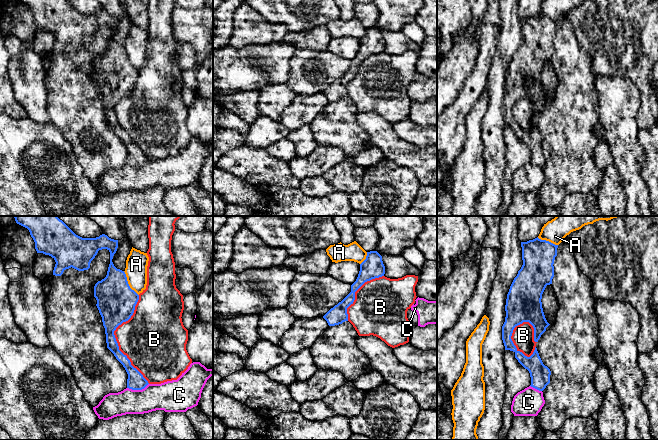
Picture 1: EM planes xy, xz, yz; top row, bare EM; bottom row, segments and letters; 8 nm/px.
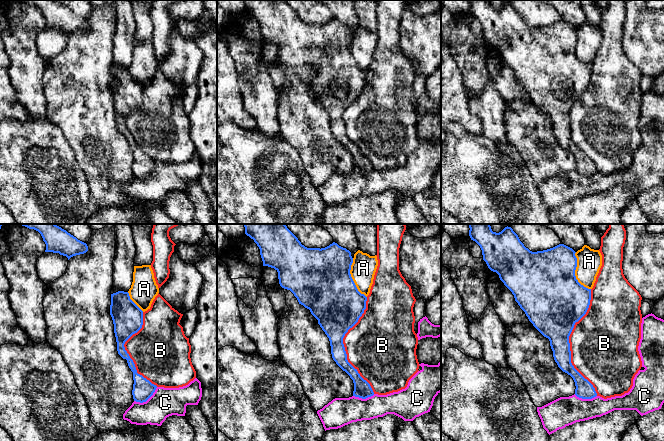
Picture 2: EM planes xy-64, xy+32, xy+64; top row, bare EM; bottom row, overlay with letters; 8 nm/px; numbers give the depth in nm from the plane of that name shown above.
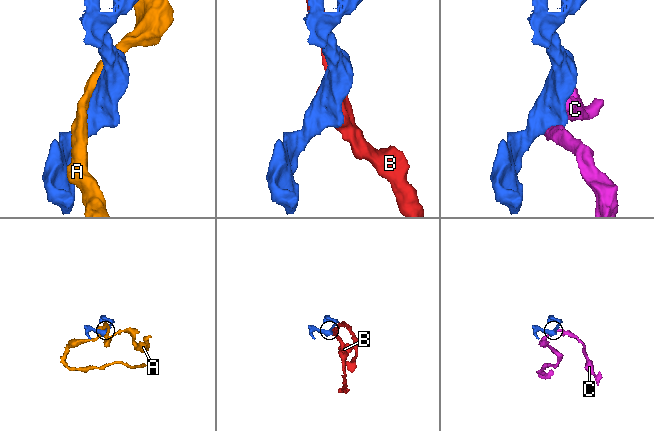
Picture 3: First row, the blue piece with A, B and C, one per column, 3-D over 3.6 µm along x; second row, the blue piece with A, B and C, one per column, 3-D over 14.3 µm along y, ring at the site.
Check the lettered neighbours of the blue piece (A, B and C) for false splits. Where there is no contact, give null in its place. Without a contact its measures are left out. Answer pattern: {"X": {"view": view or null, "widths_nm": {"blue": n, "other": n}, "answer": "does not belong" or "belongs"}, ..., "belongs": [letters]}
{"A": {"view": "xy", "widths_nm": {"blue": 320, "other": 180}, "answer": "does not belong"}, "B": {"view": "xy", "widths_nm": {"blue": 280, "other": 420}, "answer": "does not belong"}, "C": {"view": "xy", "widths_nm": {"blue": 140, "other": 240}, "answer": "does not belong"}, "belongs": []}

